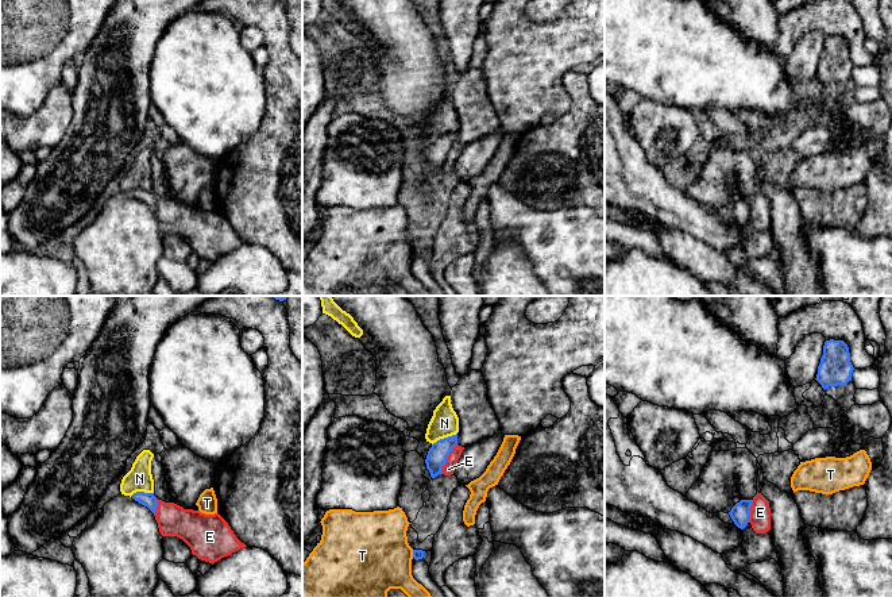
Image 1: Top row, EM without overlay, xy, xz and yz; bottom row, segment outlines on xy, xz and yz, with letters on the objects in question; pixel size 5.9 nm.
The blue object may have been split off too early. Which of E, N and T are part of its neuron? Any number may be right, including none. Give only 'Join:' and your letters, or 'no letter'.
Join: no letter

